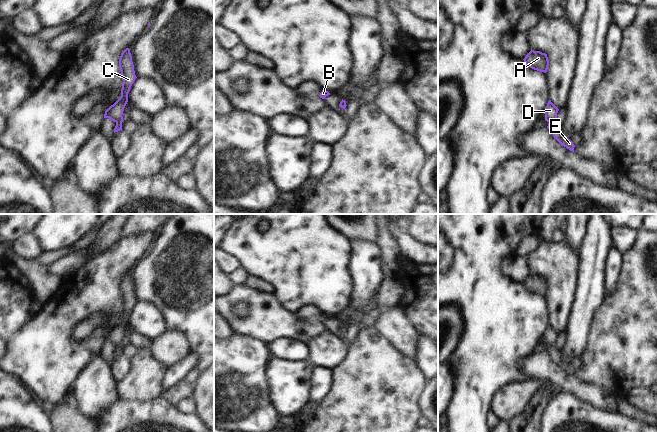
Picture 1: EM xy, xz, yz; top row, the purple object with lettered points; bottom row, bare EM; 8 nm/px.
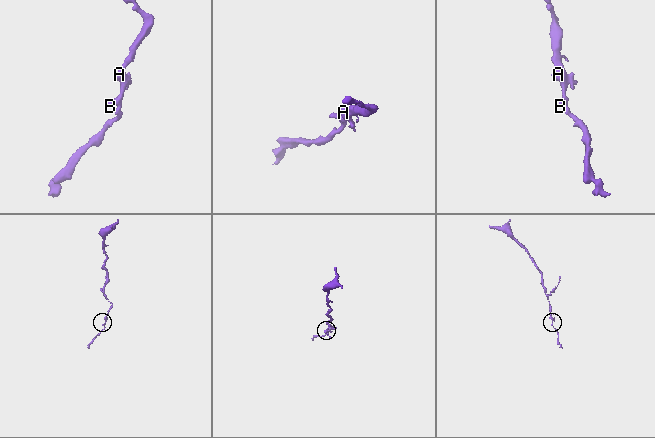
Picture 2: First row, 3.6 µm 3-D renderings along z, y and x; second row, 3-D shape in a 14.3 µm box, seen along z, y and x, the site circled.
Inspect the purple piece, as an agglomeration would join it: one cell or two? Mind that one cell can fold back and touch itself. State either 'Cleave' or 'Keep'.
Keep.

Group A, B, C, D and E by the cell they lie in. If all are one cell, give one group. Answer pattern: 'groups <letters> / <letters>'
groups A B C D E

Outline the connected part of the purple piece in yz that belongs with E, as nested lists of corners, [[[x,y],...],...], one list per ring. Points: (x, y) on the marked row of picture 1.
[[[549,100],[543,112],[545,120],[548,122],[547,128],[561,145],[574,152],[575,145],[569,138],[562,135],[561,126],[556,123],[558,111],[559,109]]]

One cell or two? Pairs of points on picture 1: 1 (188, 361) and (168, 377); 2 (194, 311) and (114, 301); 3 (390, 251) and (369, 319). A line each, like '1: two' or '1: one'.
1: one
2: two
3: one

